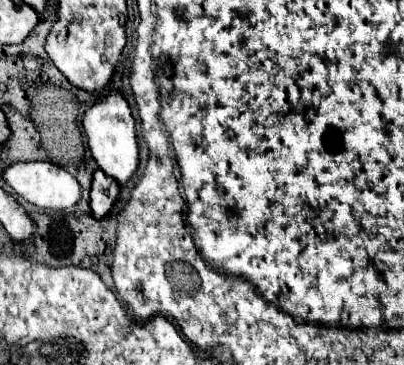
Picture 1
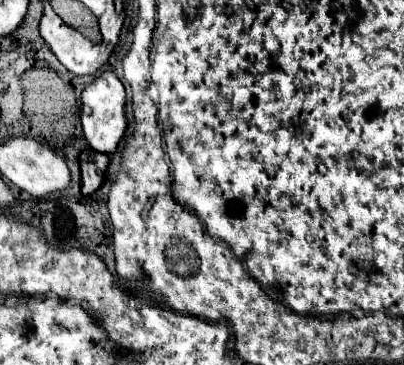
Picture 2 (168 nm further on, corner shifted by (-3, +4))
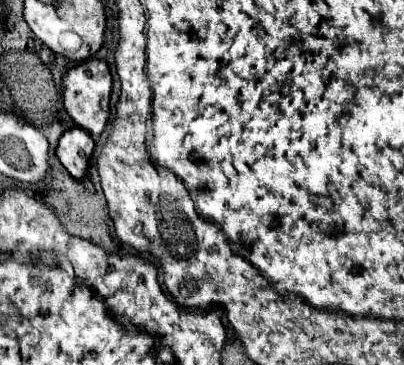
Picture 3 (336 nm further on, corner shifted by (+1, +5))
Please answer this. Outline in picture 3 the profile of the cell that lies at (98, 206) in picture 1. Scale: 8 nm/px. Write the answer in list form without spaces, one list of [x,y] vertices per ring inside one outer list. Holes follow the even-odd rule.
[[[72,128],[66,130],[56,146],[58,160],[64,164],[64,168],[74,176],[74,178],[84,178],[86,168],[88,168],[88,158],[94,152],[94,140],[90,132],[84,128]]]

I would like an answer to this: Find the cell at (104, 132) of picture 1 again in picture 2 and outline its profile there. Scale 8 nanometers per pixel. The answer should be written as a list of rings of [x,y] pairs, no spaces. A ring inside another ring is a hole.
[[[102,73],[94,83],[86,85],[84,93],[82,93],[82,111],[80,111],[80,119],[82,119],[82,129],[84,129],[84,137],[88,141],[88,145],[94,151],[112,155],[116,153],[120,141],[124,139],[128,121],[126,121],[126,93],[124,93],[124,85],[122,81],[114,75],[114,73]]]

